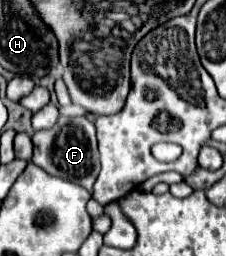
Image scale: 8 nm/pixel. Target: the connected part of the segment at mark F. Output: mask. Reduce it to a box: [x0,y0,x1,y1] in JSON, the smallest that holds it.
[31,117,99,193]

